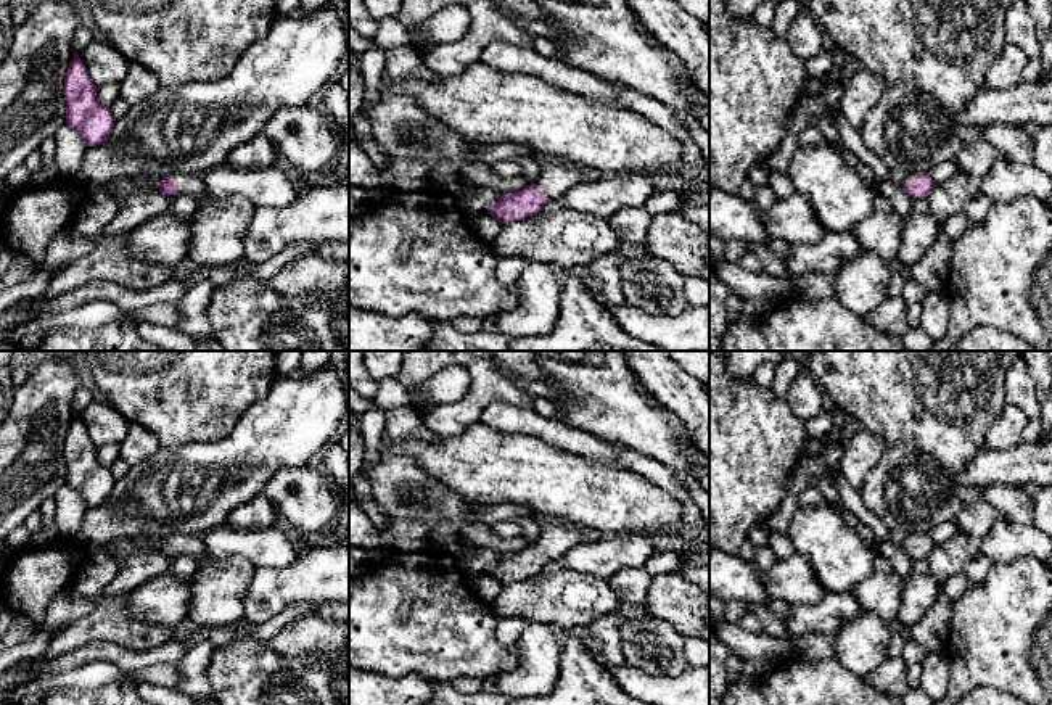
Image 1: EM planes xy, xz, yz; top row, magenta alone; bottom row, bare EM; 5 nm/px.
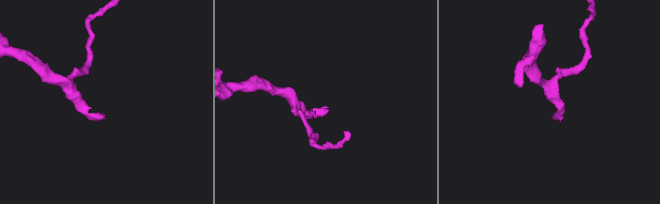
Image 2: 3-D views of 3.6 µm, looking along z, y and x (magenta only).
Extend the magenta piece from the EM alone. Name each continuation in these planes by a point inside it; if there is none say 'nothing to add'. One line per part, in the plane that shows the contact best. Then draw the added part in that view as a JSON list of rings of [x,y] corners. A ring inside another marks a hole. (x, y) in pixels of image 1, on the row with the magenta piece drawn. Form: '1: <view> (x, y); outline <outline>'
1: xy (219, 226); outline [[[171,174],[179,183],[175,195],[193,196],[198,211],[191,217],[187,258],[198,267],[232,266],[245,261],[243,238],[256,212],[256,204],[241,195],[214,196],[201,175]]]

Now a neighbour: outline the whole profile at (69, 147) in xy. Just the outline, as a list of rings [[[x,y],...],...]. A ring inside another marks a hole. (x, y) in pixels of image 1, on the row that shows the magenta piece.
[[[64,124],[58,129],[53,138],[56,169],[64,177],[76,175],[80,169],[82,158],[88,148],[82,135],[71,126]]]

